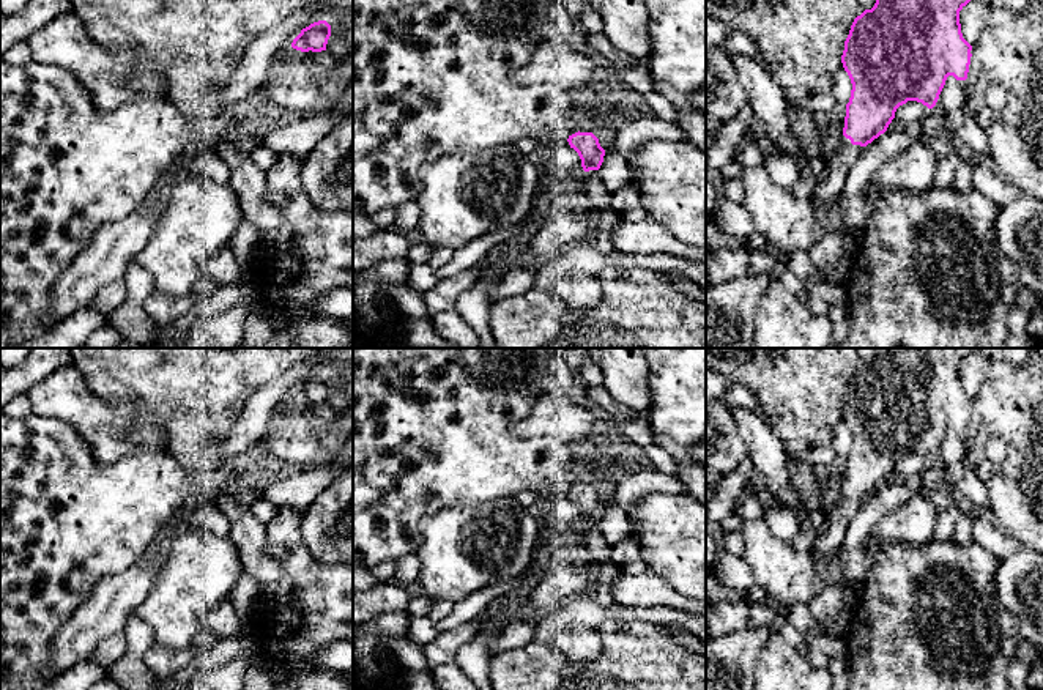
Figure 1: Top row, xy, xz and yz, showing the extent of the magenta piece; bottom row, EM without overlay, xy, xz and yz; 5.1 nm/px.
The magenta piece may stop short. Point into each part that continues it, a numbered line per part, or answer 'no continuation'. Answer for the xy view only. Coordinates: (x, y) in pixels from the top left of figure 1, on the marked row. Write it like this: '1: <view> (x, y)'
no continuation

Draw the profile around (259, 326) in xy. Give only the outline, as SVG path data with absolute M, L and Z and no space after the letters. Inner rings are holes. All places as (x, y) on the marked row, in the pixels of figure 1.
M258 307L244 320L241 345L244 348L262 348L274 334L276 323L268 309Z

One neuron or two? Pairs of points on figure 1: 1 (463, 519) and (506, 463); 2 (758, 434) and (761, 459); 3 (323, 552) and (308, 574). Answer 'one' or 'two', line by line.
1: two
2: one
3: two

